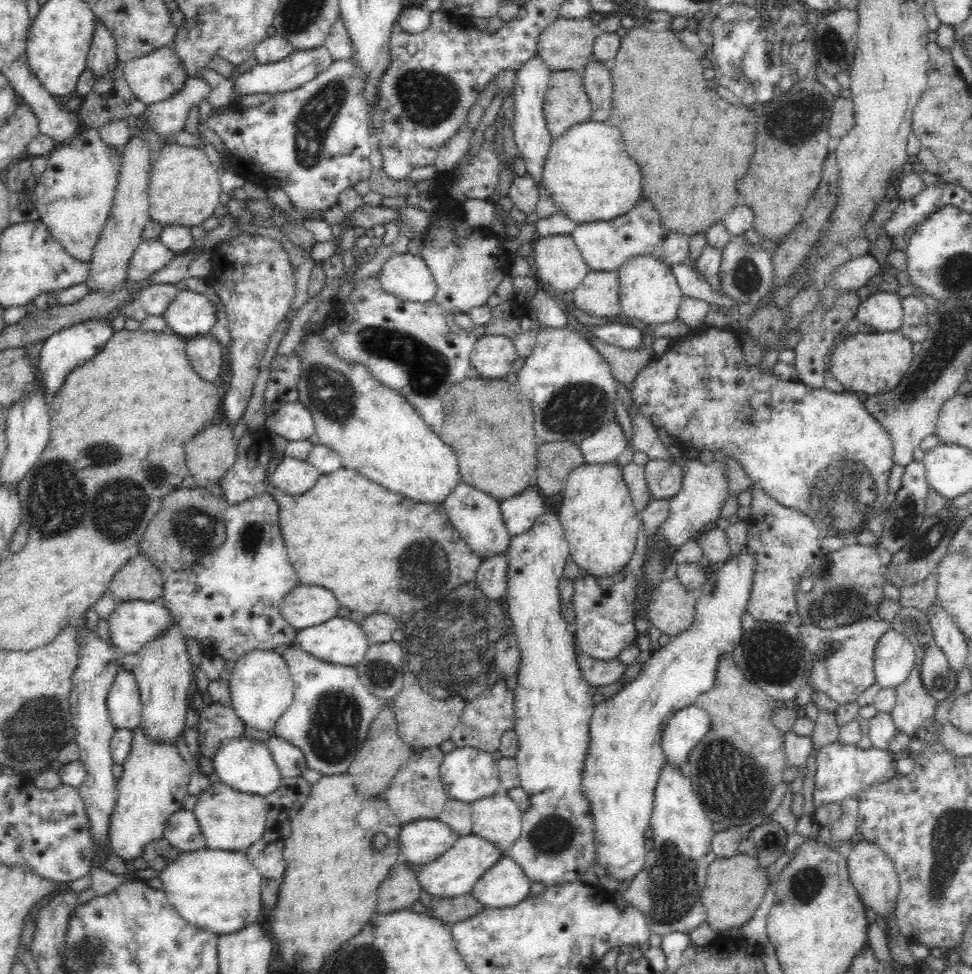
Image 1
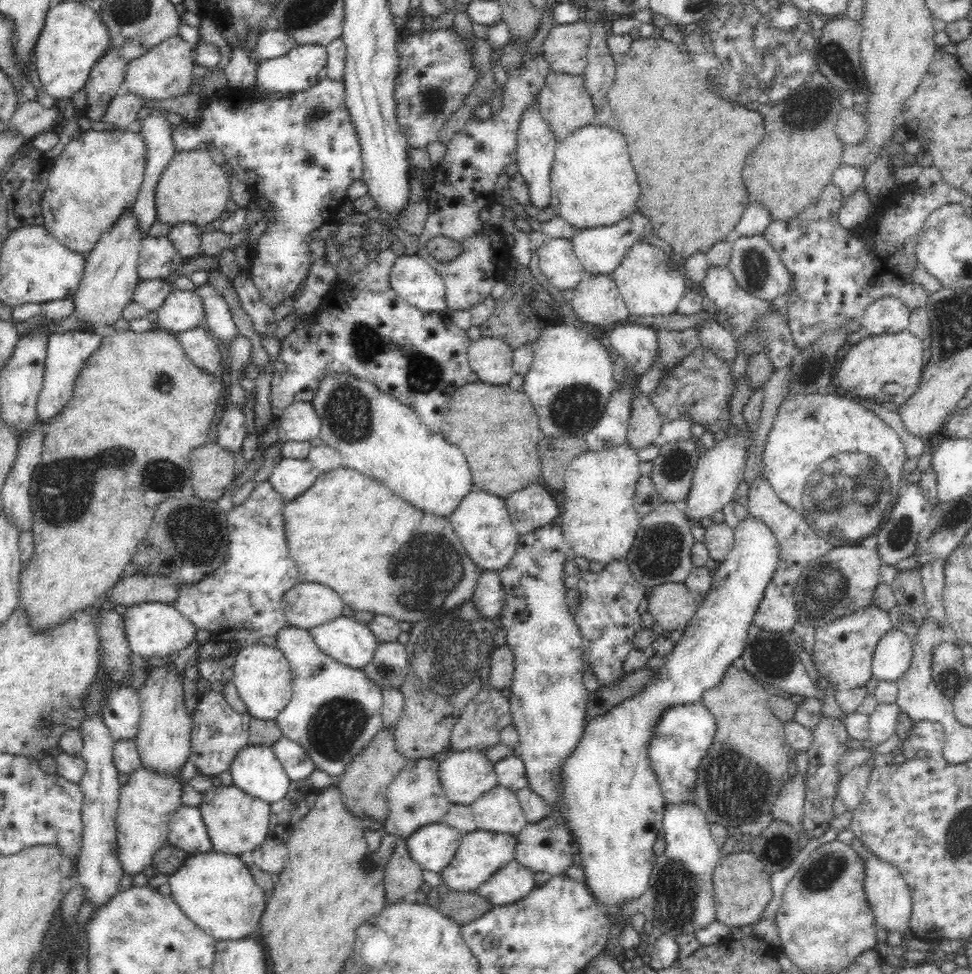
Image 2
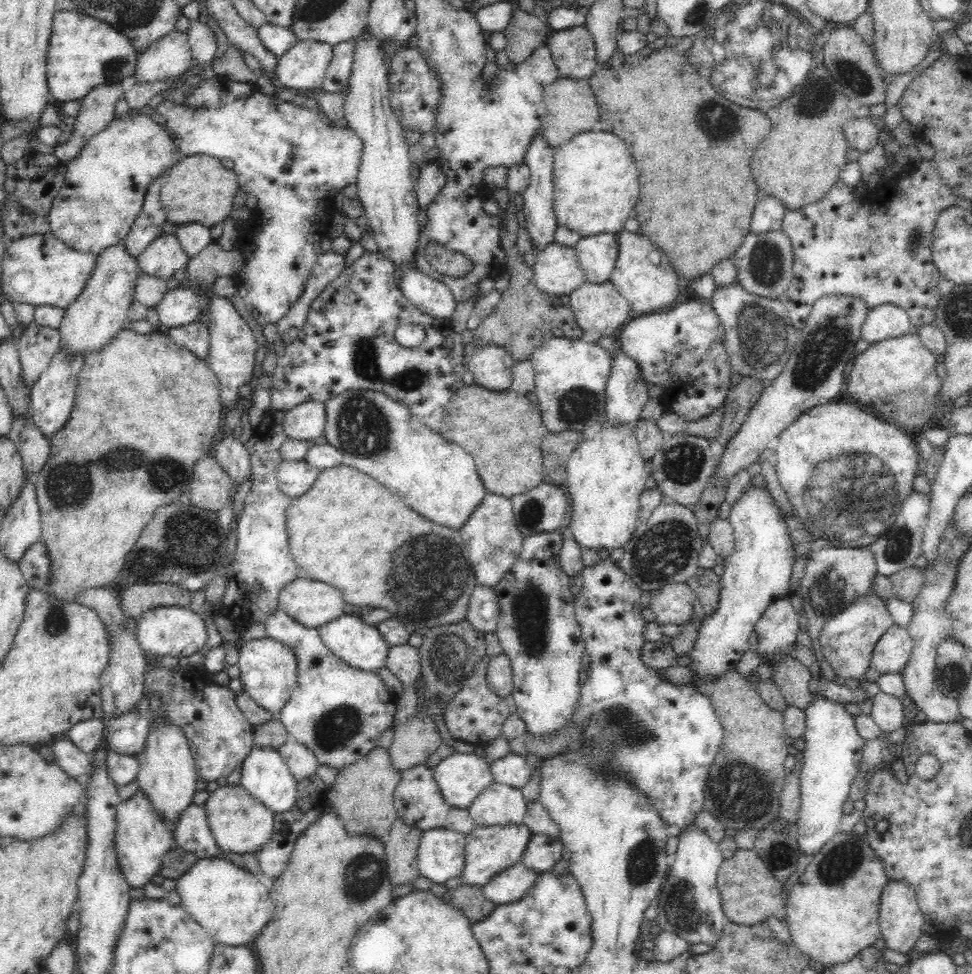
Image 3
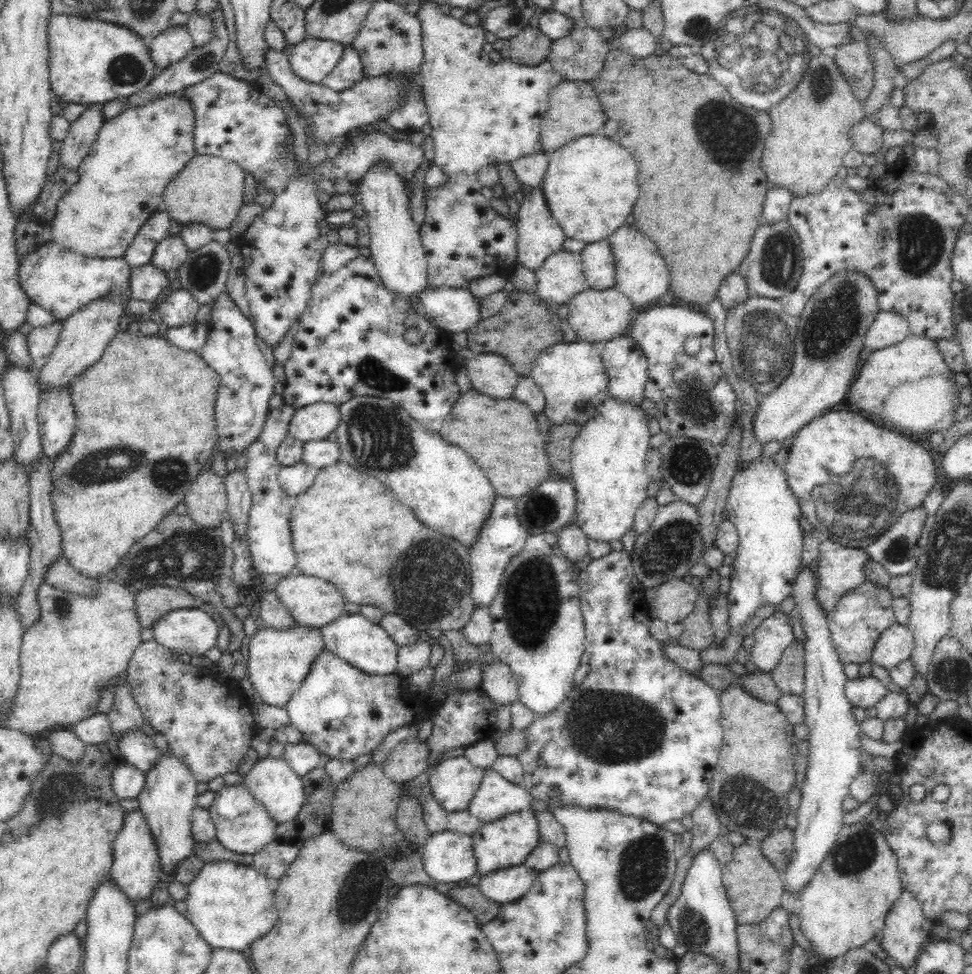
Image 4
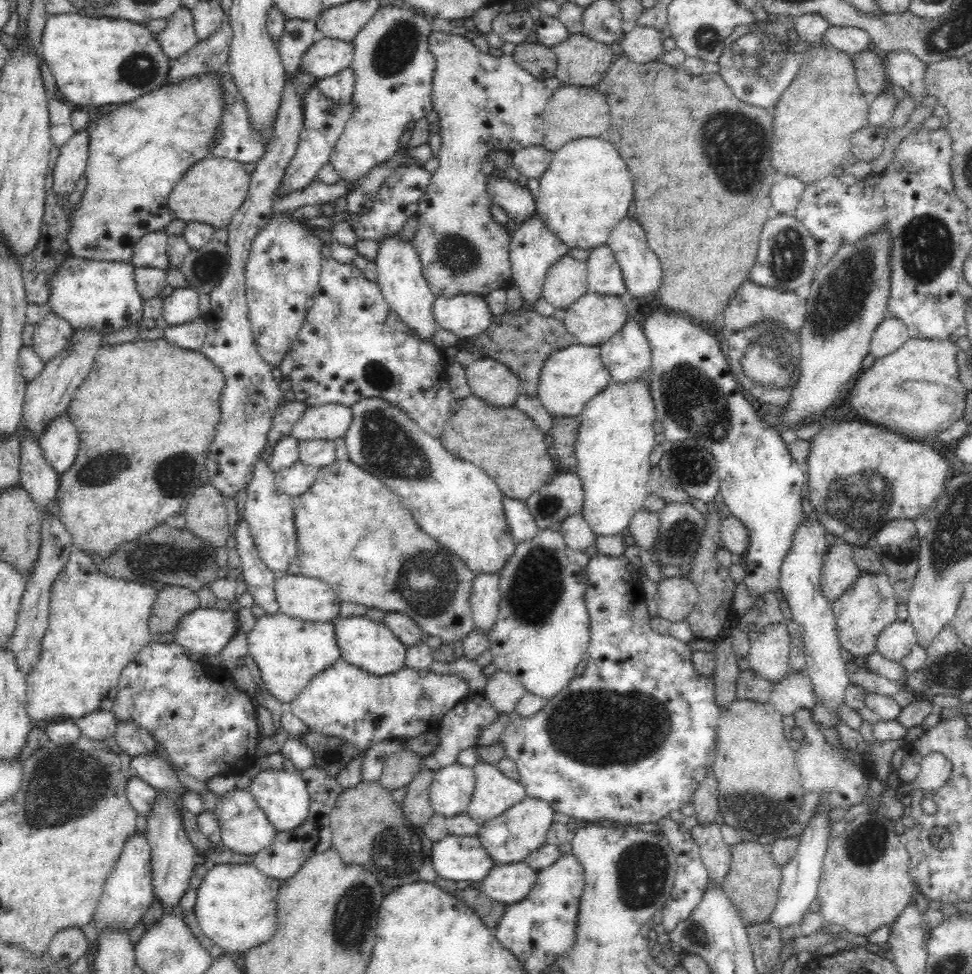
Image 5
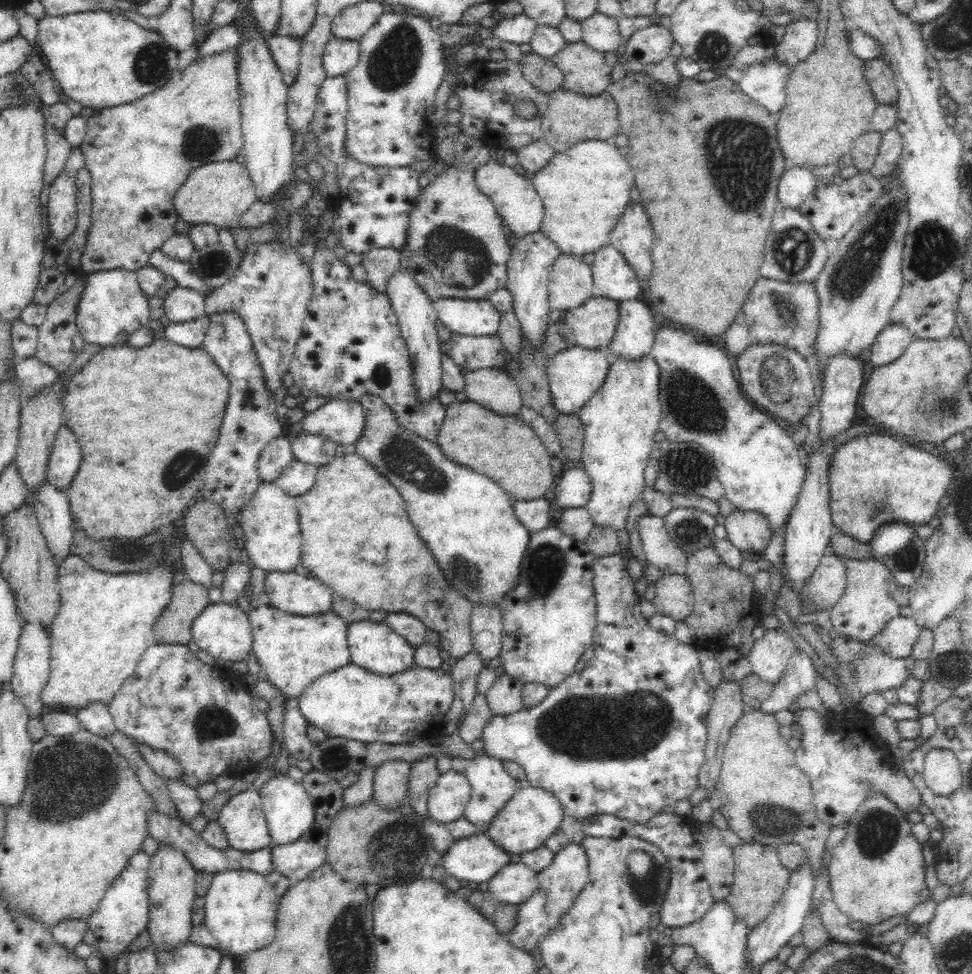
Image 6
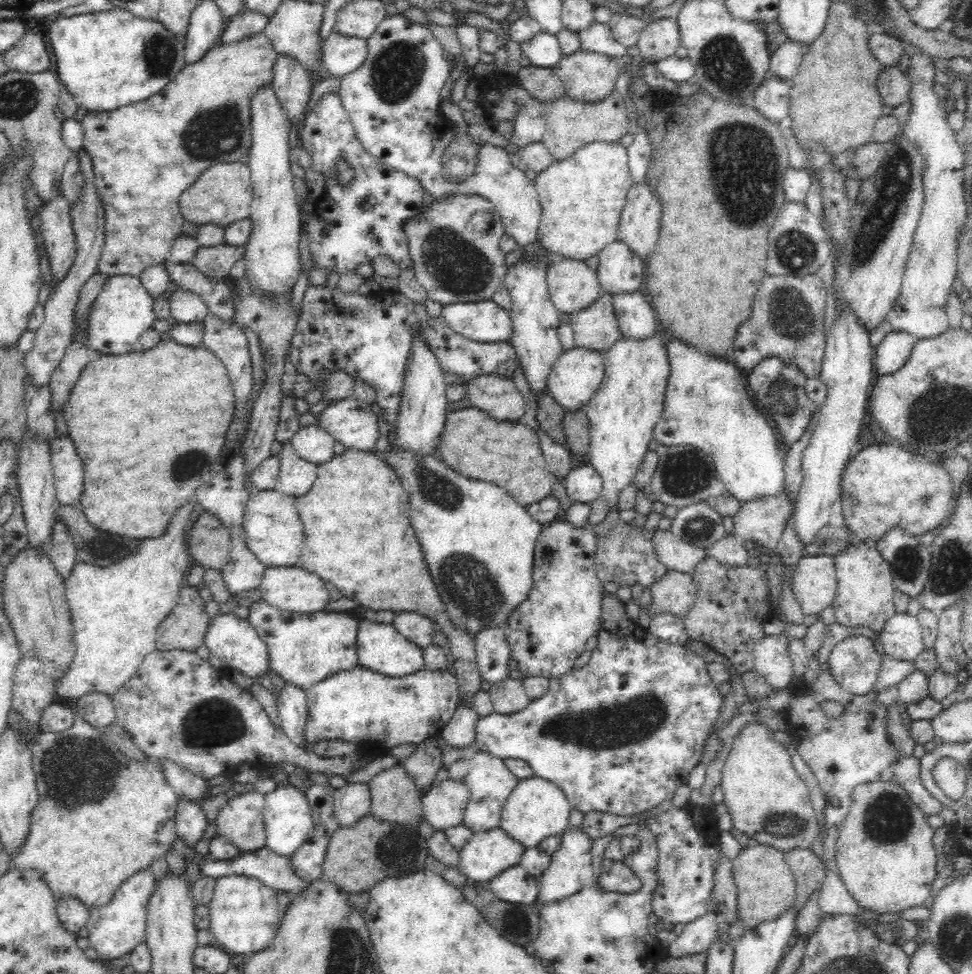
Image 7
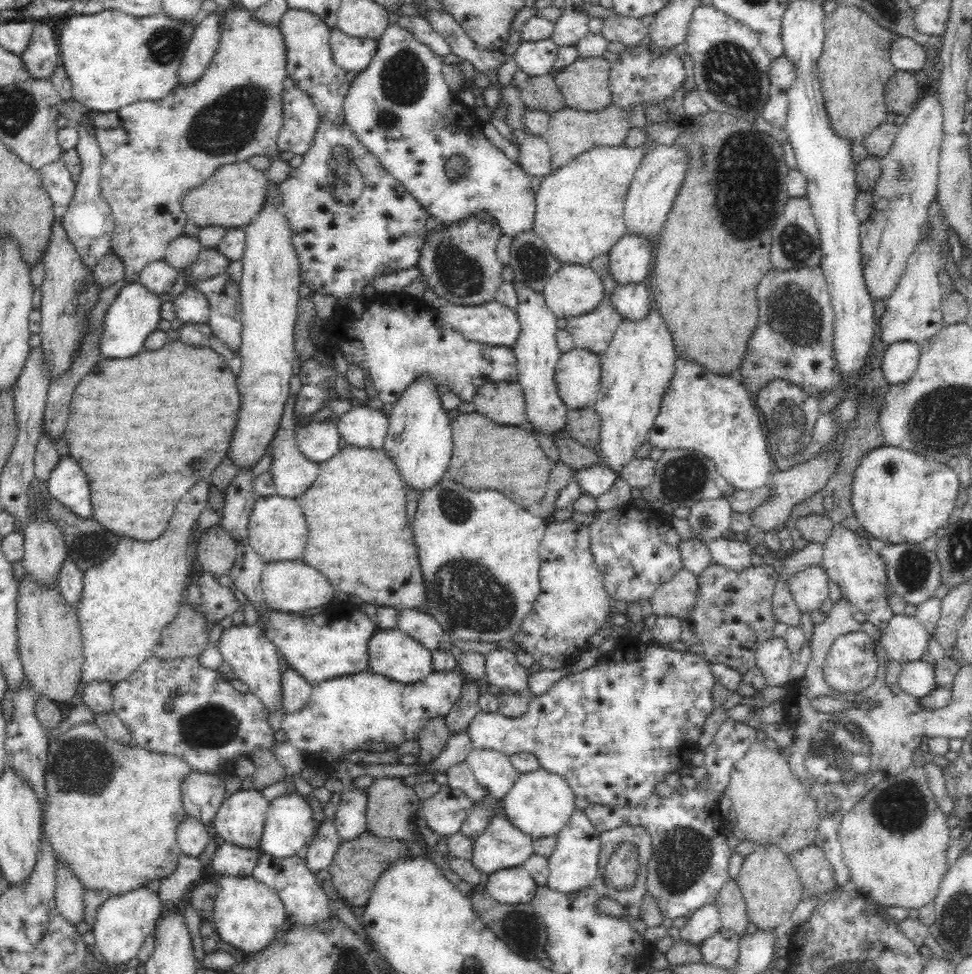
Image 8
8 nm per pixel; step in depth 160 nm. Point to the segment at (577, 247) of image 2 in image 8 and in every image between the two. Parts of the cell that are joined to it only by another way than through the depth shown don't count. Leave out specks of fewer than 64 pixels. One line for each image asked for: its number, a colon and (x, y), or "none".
3: (598, 253)
4: (599, 267)
5: (604, 276)
6: (613, 278)
7: (619, 271)
8: (630, 256)

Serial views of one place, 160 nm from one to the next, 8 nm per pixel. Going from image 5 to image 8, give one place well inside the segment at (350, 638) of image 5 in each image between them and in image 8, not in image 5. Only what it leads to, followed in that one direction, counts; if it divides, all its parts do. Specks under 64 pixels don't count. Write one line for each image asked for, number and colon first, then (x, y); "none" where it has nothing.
6: (374, 646)
7: (382, 649)
8: (391, 653)

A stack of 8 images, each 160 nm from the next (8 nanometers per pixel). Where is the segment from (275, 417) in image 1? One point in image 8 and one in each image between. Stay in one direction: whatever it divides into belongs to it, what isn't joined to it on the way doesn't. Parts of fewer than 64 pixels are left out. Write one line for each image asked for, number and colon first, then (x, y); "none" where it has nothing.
2: (299, 422)
3: (304, 422)
4: (314, 422)
5: (330, 421)
6: (342, 421)
7: (350, 421)
8: (363, 427)

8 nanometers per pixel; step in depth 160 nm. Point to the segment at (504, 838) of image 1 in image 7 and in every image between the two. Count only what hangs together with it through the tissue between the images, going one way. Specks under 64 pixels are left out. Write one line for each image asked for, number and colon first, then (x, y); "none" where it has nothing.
2: (498, 811)
3: (499, 805)
4: (496, 797)
5: (494, 793)
6: (491, 786)
7: (490, 782)

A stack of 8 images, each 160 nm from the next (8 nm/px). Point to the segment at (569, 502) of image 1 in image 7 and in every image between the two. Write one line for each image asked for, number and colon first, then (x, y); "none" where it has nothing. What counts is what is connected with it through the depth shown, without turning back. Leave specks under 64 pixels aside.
2: (600, 522)
3: (605, 475)
4: (608, 457)
5: (615, 440)
6: (620, 419)
7: (622, 413)

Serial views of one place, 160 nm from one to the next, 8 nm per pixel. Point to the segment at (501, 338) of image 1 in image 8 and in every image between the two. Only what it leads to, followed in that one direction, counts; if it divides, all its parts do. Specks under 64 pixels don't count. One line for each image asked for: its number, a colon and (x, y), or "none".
2: (491, 359)
3: (491, 365)
4: (490, 373)
5: (492, 381)
6: (494, 388)
7: (497, 395)
8: (504, 402)

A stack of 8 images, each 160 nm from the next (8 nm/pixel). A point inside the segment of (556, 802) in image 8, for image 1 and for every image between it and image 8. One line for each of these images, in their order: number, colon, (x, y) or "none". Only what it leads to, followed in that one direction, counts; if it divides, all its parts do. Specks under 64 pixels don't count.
1: (454, 873)
2: (480, 853)
3: (487, 850)
4: (507, 841)
5: (511, 837)
6: (532, 815)
7: (536, 809)

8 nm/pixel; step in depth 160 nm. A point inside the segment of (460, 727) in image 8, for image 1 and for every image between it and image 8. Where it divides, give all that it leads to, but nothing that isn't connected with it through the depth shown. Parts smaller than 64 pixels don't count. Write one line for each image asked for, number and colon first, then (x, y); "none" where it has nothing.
1: (379, 552)
2: (381, 554)
3: (347, 530)
4: (347, 528)
5: (353, 533)
6: (356, 537)
7: (357, 535)

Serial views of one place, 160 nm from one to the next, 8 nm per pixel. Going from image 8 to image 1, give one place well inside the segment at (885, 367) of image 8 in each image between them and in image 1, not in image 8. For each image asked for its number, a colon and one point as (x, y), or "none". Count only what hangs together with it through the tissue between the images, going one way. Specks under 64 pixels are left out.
1: (882, 311)
2: (886, 315)
3: (887, 320)
4: (889, 327)
5: (891, 333)
6: (894, 338)
7: (891, 353)

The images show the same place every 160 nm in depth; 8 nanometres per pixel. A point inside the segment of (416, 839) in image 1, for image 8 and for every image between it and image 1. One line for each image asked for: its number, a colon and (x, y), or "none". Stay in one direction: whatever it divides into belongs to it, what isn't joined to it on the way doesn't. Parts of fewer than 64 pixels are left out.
2: (432, 846)
3: (440, 856)
4: (447, 856)
5: (454, 857)
6: (476, 858)
7: (486, 854)
8: (501, 846)

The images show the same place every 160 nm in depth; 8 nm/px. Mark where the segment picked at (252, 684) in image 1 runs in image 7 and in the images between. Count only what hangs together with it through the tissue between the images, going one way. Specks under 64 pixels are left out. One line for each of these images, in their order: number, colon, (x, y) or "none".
2: (262, 676)
3: (267, 668)
4: (279, 660)
5: (289, 652)
6: (293, 651)
7: (303, 649)

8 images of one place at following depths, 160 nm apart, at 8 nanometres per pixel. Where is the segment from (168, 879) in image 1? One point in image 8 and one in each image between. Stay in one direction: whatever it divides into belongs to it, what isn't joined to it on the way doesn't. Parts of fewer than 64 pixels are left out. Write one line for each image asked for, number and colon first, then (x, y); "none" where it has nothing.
2: (216, 891)
3: (231, 905)
4: (227, 902)
5: (234, 907)
6: (240, 907)
7: (243, 914)
8: (248, 915)

